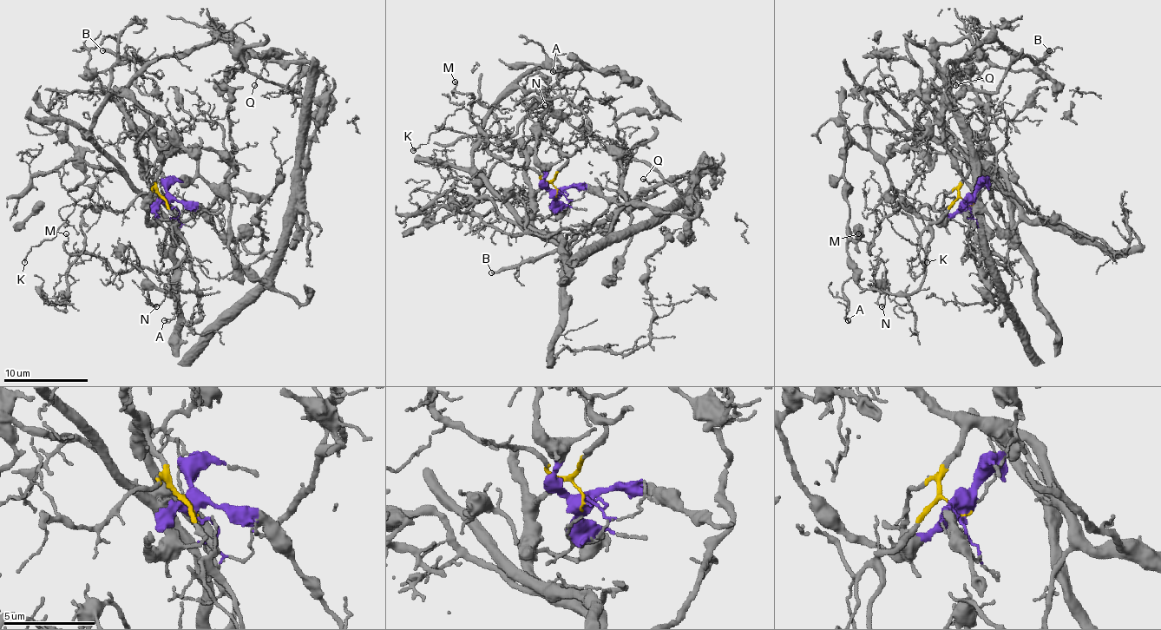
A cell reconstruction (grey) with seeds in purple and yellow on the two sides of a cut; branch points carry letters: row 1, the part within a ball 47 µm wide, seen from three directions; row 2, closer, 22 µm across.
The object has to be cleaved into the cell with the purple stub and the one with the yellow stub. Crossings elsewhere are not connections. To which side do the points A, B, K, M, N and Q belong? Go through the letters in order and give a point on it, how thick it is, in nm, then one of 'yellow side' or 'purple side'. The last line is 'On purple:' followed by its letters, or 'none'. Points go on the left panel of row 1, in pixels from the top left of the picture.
A: at (164, 320); 140 nm thick; yellow side
B: at (102, 50); 280 nm thick; purple side
K: at (24, 262); 140 nm thick; yellow side
M: at (66, 233); 120 nm thick; yellow side
N: at (156, 306); 70 nm thick; yellow side
Q: at (254, 85); 110 nm thick; purple side
On purple: B, Q

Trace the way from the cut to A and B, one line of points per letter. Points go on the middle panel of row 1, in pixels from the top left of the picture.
A: (556, 195), (554, 174), (580, 148), (587, 119), (560, 94), (556, 73), (565, 71), (552, 71)
B: (556, 195), (583, 187), (655, 216), (699, 170), (642, 189), (567, 244), (491, 273)

